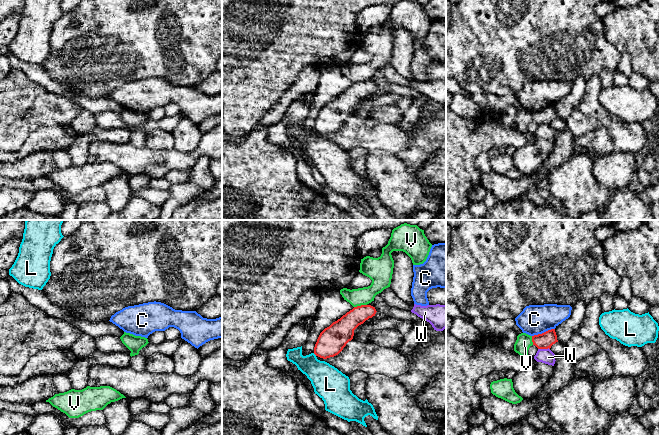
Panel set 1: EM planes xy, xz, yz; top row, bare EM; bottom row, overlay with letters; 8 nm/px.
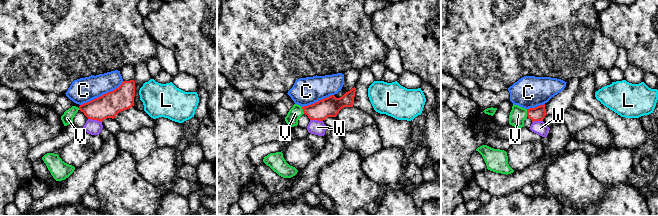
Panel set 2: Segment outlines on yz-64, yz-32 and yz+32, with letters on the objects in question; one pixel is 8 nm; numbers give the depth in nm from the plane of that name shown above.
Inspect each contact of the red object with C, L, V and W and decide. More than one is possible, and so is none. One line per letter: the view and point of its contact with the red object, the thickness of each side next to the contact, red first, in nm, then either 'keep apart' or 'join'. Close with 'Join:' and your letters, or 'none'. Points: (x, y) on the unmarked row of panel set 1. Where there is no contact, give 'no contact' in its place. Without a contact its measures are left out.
C: yz (544, 108) | 130/240 nm | keep apart
L: xz (315, 130) | 220/260 nm | keep apart
V: xz (361, 81) | 180/140 nm | keep apart
W: yz (543, 124) | 130/120 nm | keep apart
Join: none

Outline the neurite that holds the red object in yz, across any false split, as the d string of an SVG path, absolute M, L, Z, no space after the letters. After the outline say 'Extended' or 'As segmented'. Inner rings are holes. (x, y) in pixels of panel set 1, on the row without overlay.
M555 105L532 112L532 118L538 125L550 125L553 120L558 118Z. As segmented

